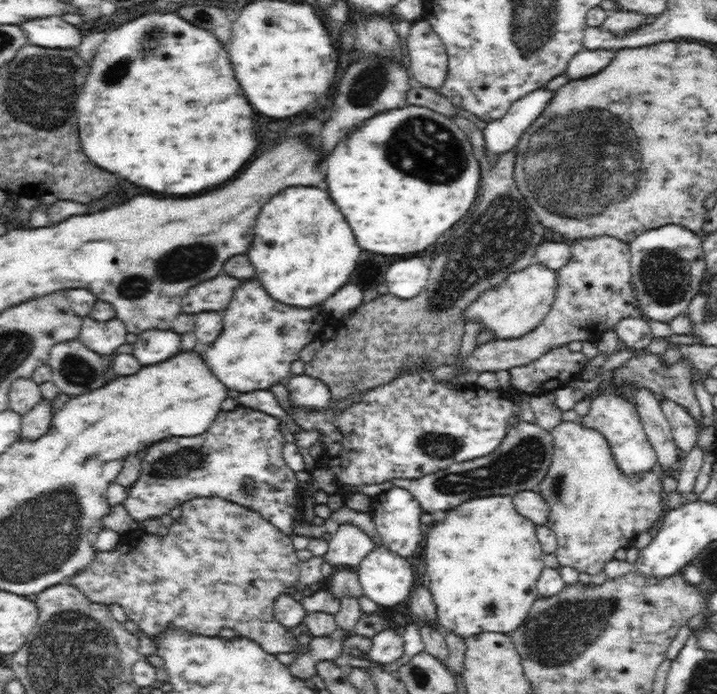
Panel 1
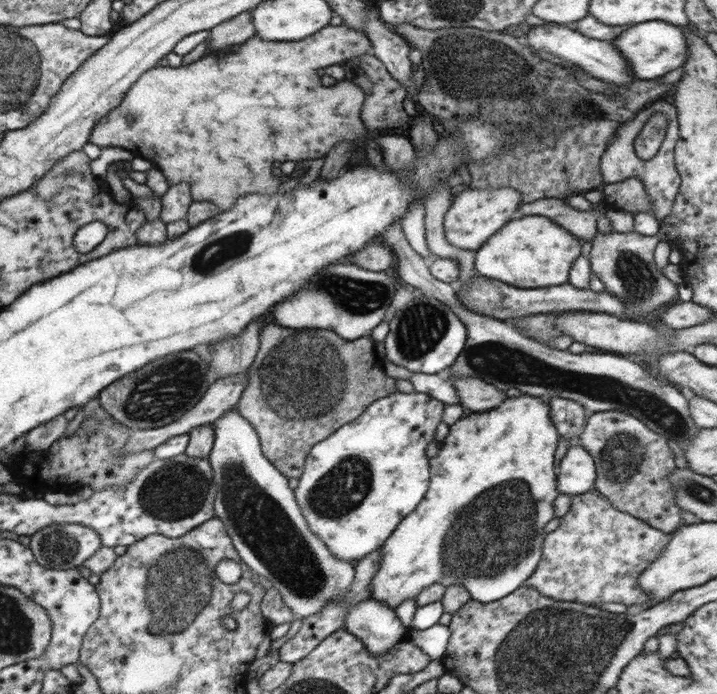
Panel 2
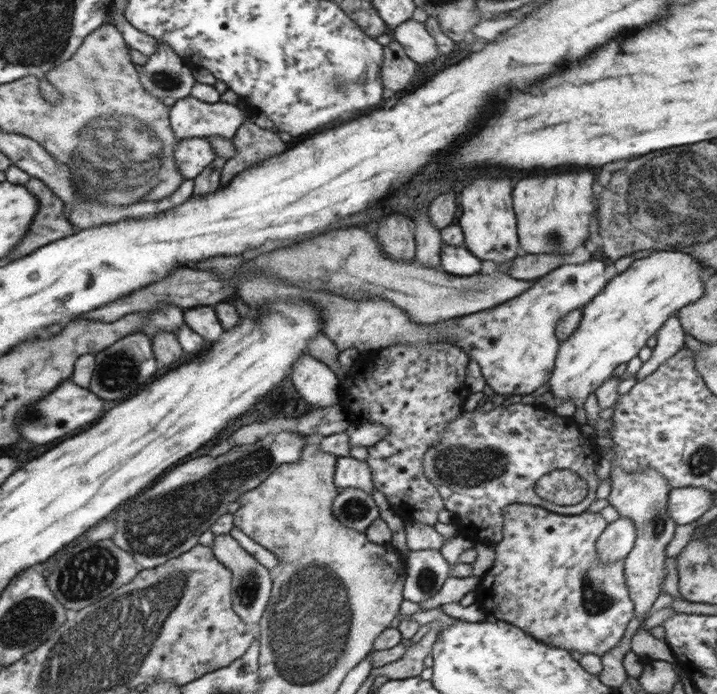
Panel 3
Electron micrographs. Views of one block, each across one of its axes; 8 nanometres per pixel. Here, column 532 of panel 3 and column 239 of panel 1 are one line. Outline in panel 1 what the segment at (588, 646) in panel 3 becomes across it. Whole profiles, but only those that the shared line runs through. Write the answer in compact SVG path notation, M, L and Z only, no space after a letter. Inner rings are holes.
M220 497L210 498L193 498L188 505L183 506L184 514L176 519L169 527L169 533L166 536L155 534L149 535L146 532L128 532L122 536L121 541L113 550L96 551L94 560L91 562L90 568L80 571L78 576L72 576L68 584L74 586L81 594L84 594L91 602L111 605L117 604L124 609L127 618L133 620L140 628L140 631L156 641L163 633L169 629L180 629L186 633L192 633L206 637L218 637L218 633L225 628L236 632L238 637L246 638L260 645L262 650L268 654L283 654L285 652L298 652L302 648L298 645L297 638L292 636L291 630L287 630L278 619L274 617L274 602L280 594L290 592L293 588L299 588L300 564L296 549L292 543L292 537L286 535L277 526L268 522L262 515L251 508L240 506L239 504L222 500Z

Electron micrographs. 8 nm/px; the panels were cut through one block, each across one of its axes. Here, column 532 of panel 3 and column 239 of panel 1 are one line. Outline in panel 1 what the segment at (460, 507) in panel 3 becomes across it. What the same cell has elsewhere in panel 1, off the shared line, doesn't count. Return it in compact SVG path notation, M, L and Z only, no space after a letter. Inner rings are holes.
M237 405L231 411L221 410L206 432L192 437L170 437L146 448L146 454L141 459L139 477L132 486L125 488L126 499L121 504L139 523L164 516L177 506L188 505L193 498L220 497L259 512L262 518L293 538L295 534L292 524L299 520L308 520L310 503L309 499L300 494L301 483L296 479L295 472L285 463L281 450L286 443L278 418L242 405ZM245 479L254 481L252 490L245 490Z

